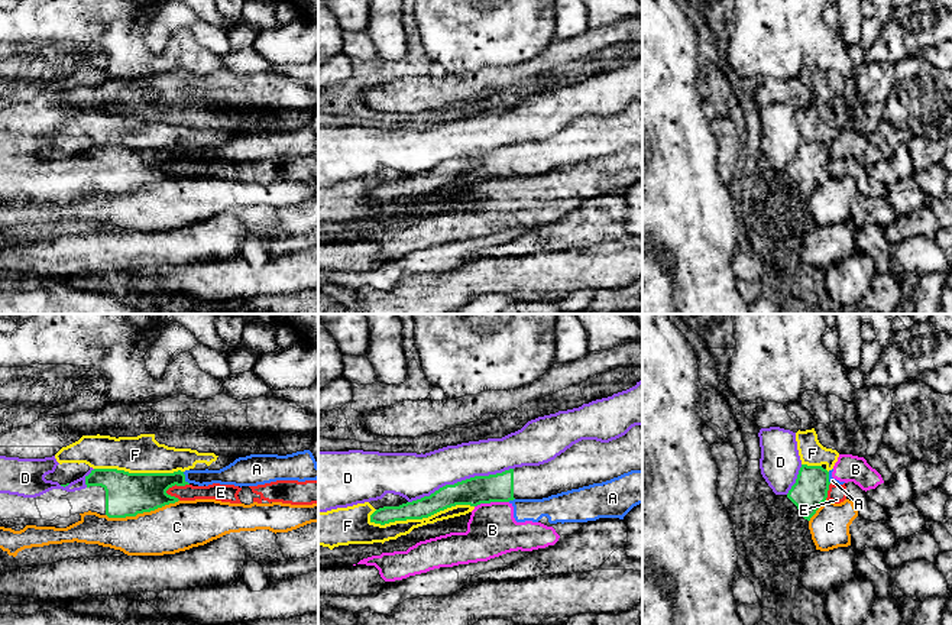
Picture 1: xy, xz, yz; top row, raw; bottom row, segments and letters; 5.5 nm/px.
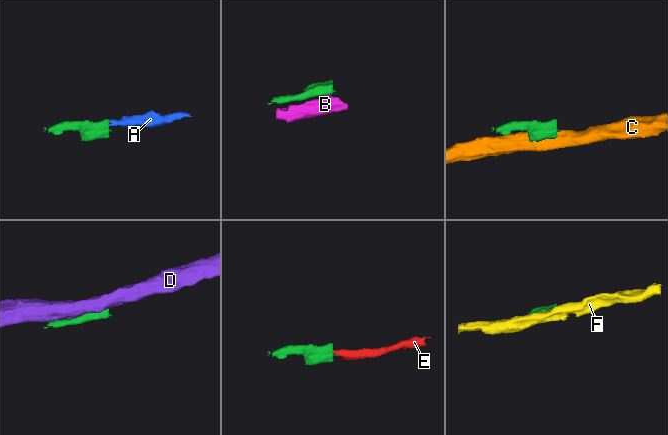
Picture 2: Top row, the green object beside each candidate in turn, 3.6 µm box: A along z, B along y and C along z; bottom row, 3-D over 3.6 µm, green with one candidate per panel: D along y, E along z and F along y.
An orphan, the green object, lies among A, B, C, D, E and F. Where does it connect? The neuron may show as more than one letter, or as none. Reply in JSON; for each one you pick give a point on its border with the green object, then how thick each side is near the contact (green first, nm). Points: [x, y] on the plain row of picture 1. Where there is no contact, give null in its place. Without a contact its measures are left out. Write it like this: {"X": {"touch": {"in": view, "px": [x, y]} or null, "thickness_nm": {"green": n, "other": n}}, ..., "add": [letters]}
{"add": []}

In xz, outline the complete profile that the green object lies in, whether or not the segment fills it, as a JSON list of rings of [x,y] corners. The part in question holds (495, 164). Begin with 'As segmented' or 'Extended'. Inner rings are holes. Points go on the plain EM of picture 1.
Extended. [[[642,101],[609,119],[582,116],[540,142],[522,142],[489,152],[475,152],[446,161],[421,175],[383,182],[370,198],[422,195],[456,181],[477,182],[514,175],[543,175],[551,171],[602,159],[642,145]]]

